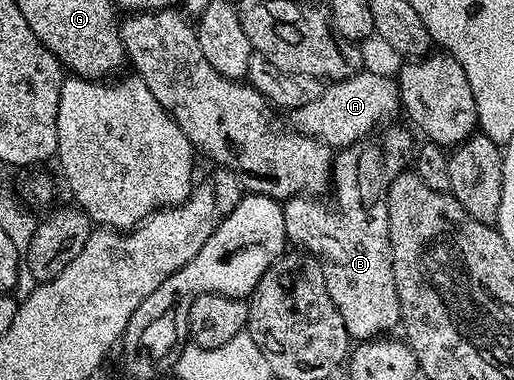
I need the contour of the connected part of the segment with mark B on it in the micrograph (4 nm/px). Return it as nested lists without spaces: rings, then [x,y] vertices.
[[[394,124],[348,148],[338,149],[331,165],[333,192],[335,188],[332,204],[311,194],[293,196],[283,204],[288,241],[321,258],[329,298],[355,342],[382,337],[401,324],[401,306],[391,265],[387,191],[400,172],[408,171],[413,144],[411,148],[410,134]]]

